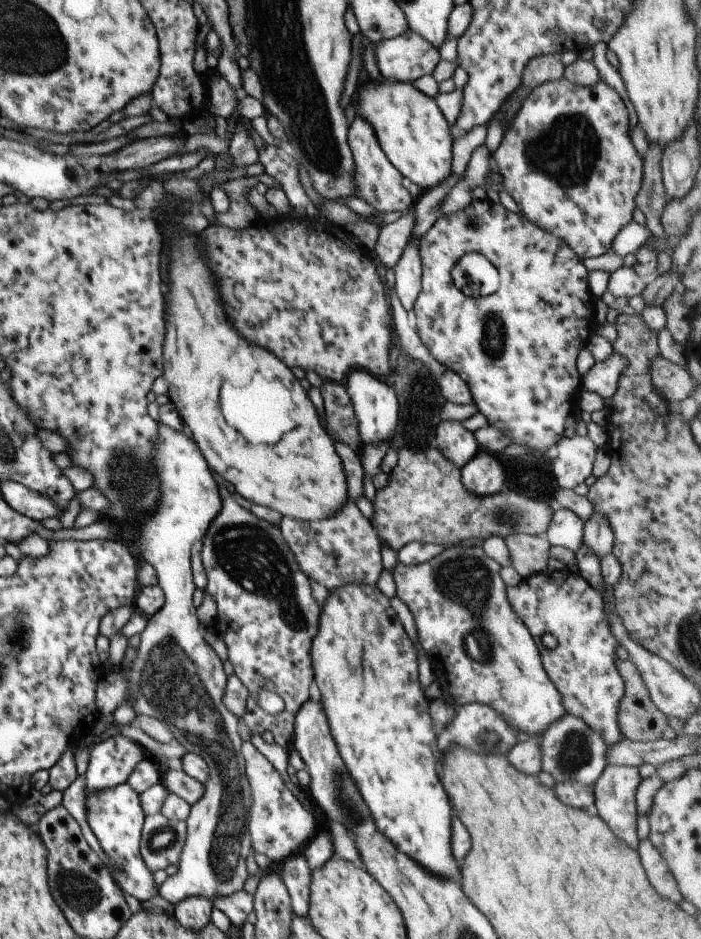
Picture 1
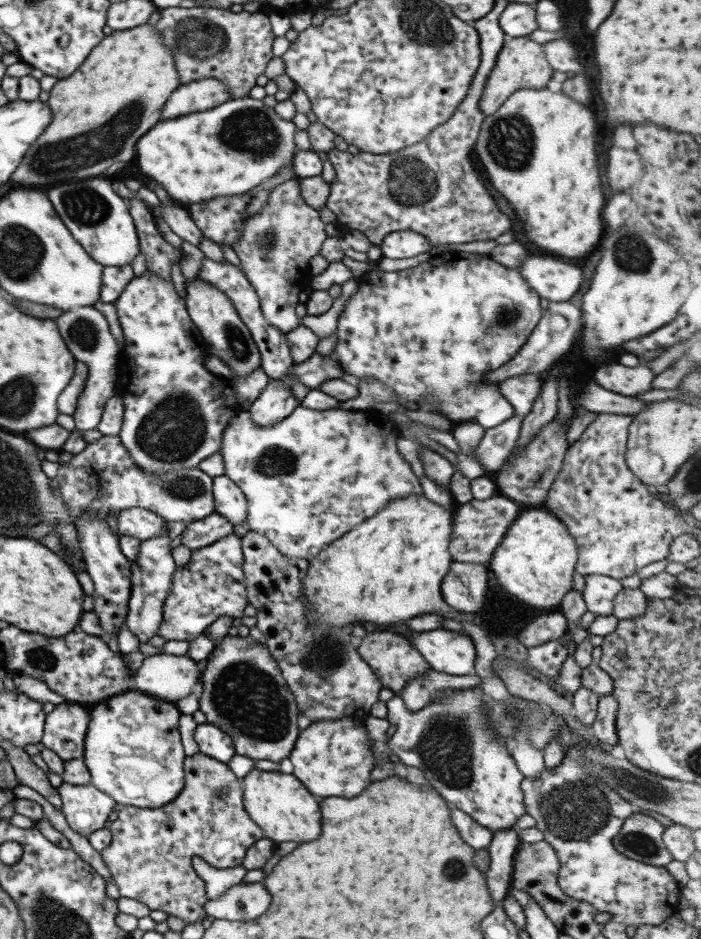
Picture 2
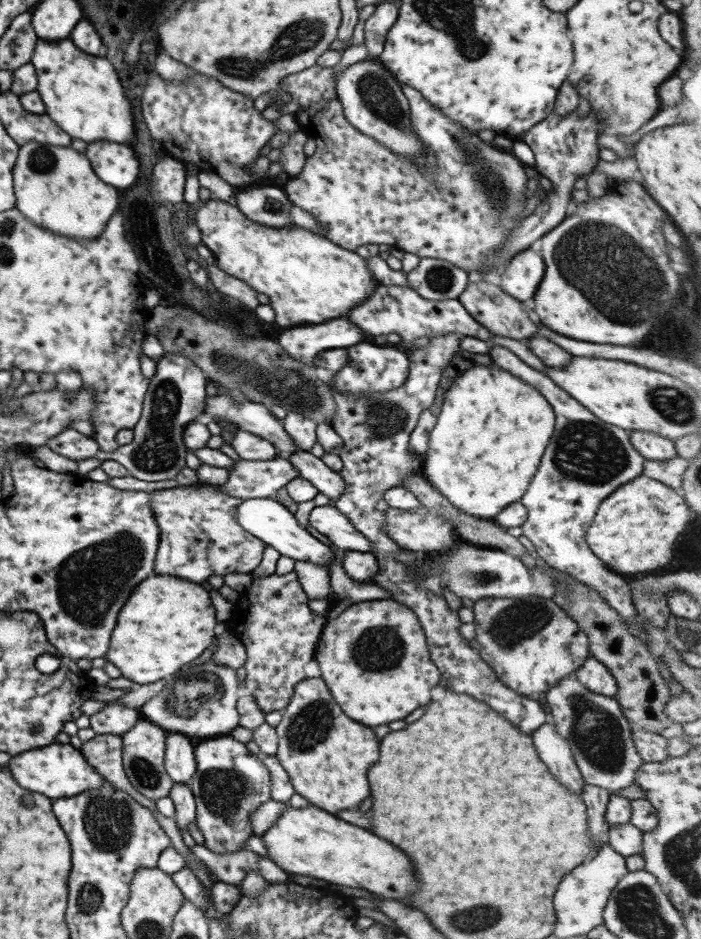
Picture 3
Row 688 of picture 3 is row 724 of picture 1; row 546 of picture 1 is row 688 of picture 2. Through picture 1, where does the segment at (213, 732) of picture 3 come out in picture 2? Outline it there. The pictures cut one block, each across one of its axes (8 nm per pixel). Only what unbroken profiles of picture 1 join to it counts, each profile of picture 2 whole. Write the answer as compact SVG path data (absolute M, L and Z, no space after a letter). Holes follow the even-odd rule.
M160 653L147 657L132 679L137 692L174 703L192 692L200 673L191 657Z

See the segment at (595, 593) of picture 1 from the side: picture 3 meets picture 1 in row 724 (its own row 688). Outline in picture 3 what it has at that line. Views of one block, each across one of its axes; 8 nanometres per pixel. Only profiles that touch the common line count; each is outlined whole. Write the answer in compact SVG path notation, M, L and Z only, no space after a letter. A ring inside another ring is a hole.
M589 657L574 674L592 692L607 697L614 697L617 694L618 685L609 668L593 657Z

